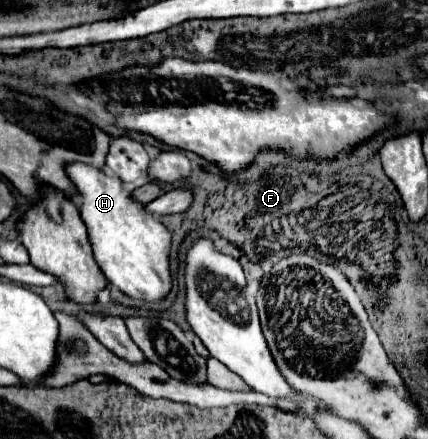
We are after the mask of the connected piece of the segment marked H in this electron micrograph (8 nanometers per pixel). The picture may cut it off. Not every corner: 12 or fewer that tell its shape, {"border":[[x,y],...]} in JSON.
{"border":[[65,166],[105,278],[171,290],[171,234],[105,170]]}

